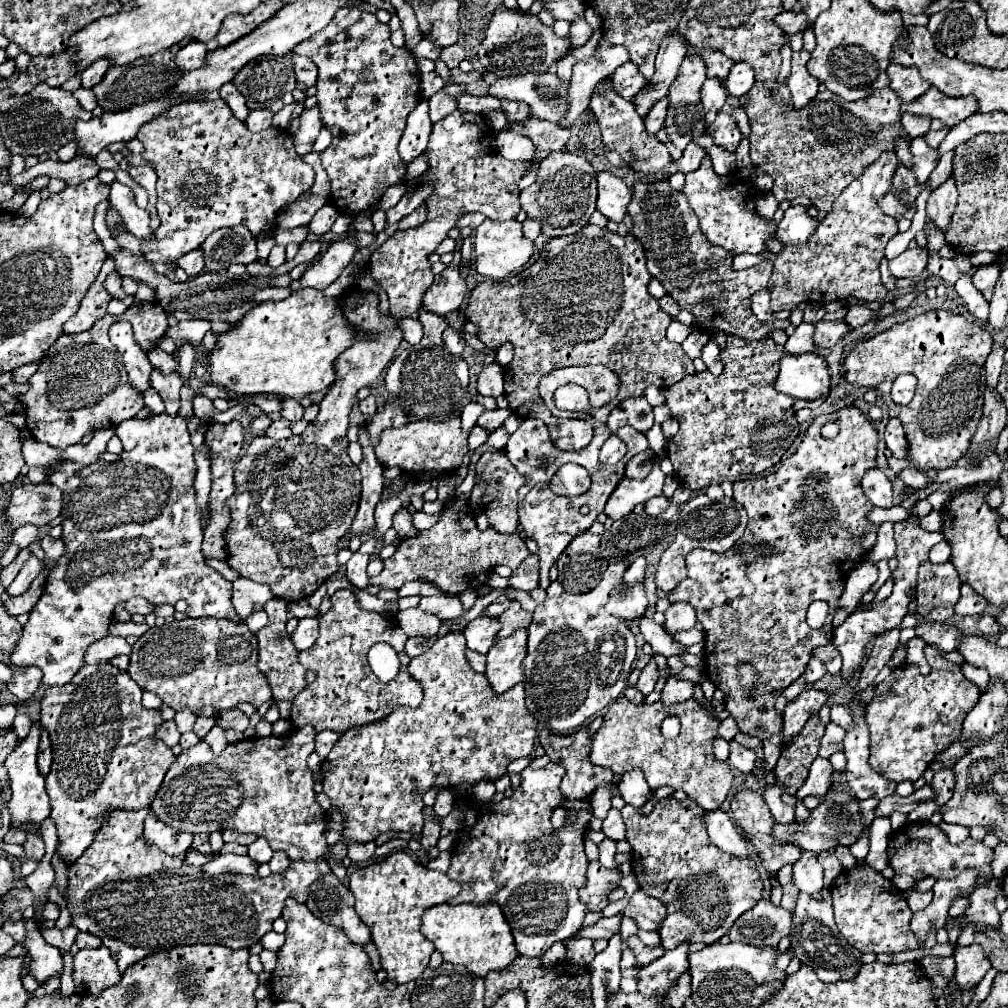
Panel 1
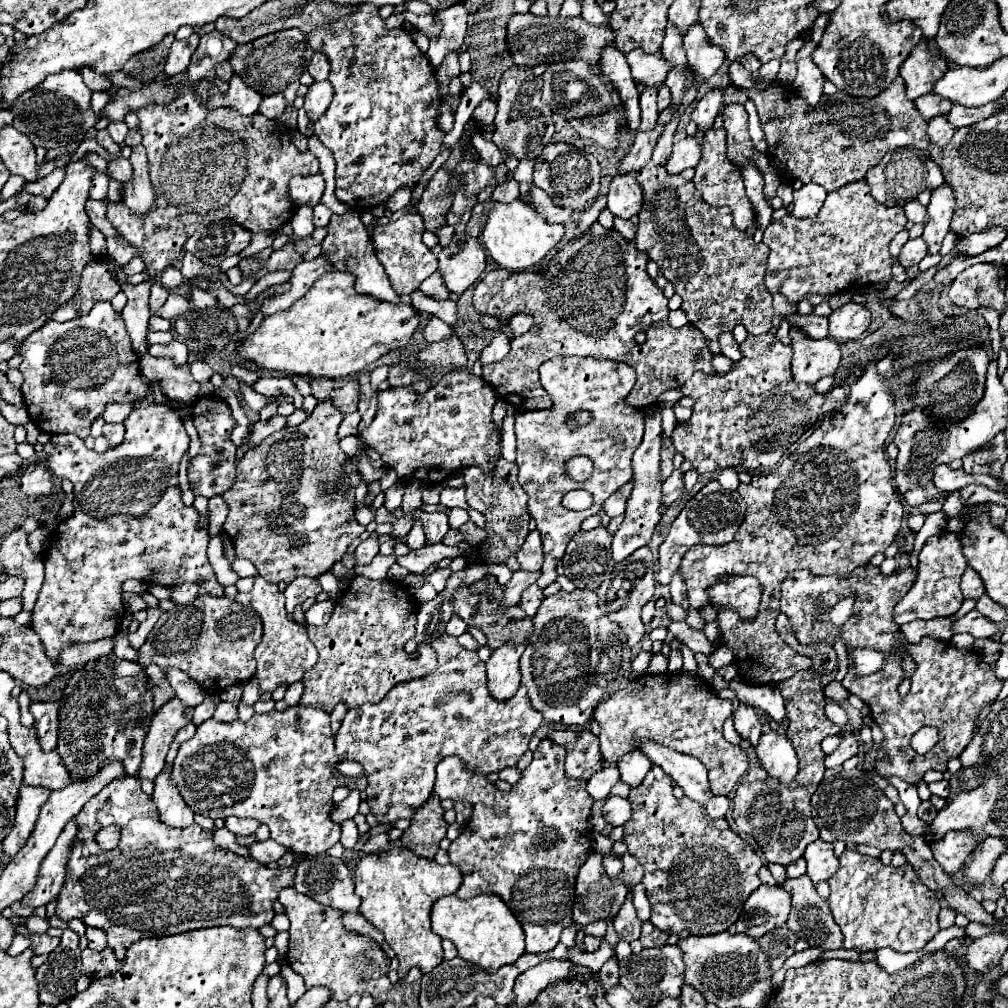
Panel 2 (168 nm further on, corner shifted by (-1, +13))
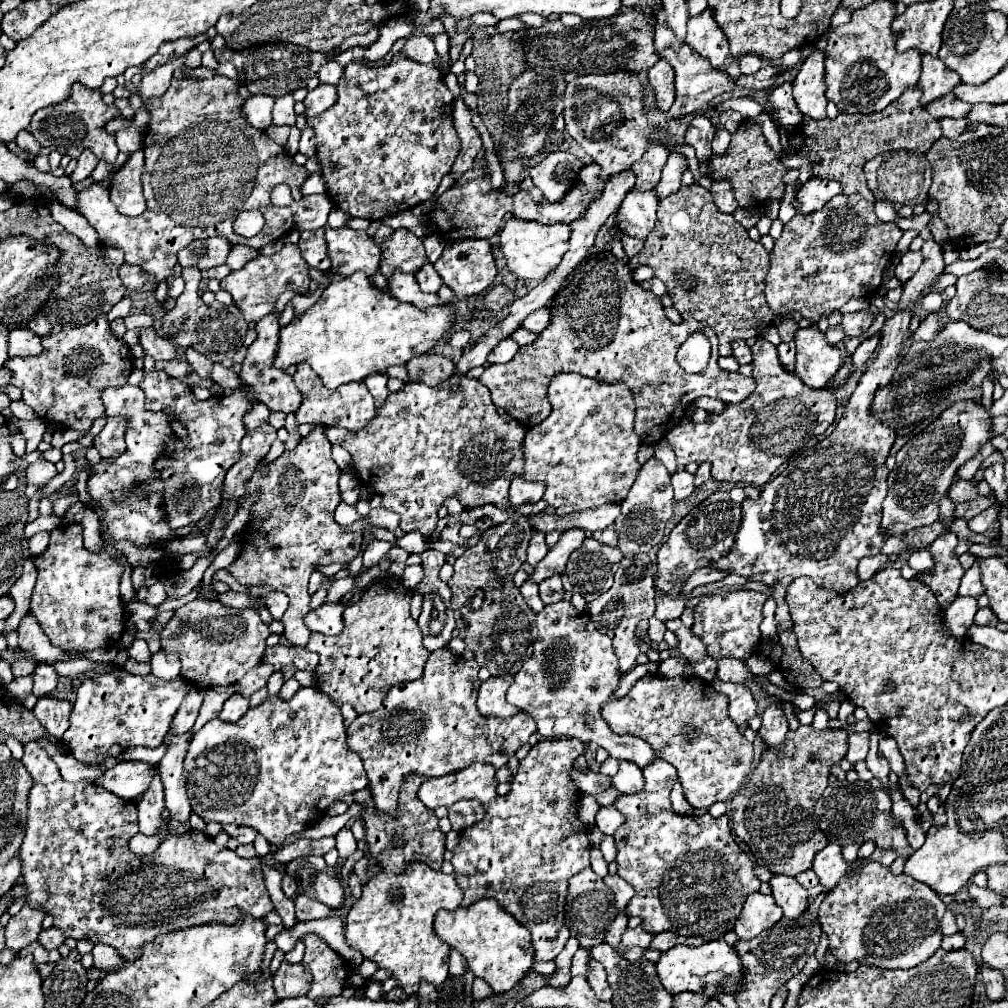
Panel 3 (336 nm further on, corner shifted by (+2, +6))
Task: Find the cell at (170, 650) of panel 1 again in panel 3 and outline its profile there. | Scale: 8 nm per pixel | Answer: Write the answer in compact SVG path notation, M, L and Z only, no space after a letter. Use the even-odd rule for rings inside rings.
M194 599L178 607L174 617L166 623L162 631L162 649L170 651L170 643L174 643L174 651L182 661L184 679L196 681L196 685L202 687L232 685L260 663L268 635L268 625L252 607L230 609L216 599Z

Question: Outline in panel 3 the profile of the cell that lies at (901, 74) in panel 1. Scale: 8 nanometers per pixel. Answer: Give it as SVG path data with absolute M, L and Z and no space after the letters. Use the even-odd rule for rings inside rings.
M922 55L922 77L918 81L918 85L922 87L922 105L932 103L934 99L940 99L948 93L952 93L952 89L956 85L960 85L960 77L950 71L942 59L930 57L930 55Z

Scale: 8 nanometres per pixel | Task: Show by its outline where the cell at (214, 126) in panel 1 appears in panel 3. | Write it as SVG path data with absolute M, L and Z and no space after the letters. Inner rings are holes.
M214 75L212 79L200 79L200 81L174 77L166 95L150 99L146 103L146 107L152 113L148 131L144 135L146 165L144 165L142 181L144 181L144 197L148 203L146 211L138 217L126 217L118 213L118 209L108 199L108 189L98 183L78 191L76 211L80 211L80 215L84 215L90 221L90 225L98 231L100 241L104 245L124 249L126 253L124 261L140 265L148 275L154 277L157 284L168 279L168 275L172 273L178 251L196 239L220 235L234 245L240 243L252 249L260 249L272 241L278 241L294 227L290 207L274 207L270 203L270 193L278 183L286 183L292 191L292 197L302 199L300 187L306 181L308 171L304 167L298 167L292 161L292 157L278 143L274 143L264 131L250 127L250 123L242 119L242 103L244 99L238 95L238 83L228 77ZM246 209L258 209L266 219L264 229L252 239L240 237L232 229L234 219Z

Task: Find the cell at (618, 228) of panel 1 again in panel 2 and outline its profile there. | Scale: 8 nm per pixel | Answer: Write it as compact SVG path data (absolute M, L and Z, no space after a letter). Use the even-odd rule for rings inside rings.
M633 216L633 218L629 218L629 220L615 218L615 230L621 232L627 240L633 240L633 238L635 238L635 232L637 232L637 222L639 222L637 216Z

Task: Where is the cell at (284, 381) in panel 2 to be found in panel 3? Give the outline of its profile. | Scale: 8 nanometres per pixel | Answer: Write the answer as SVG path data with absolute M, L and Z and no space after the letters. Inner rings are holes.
M262 403L254 405L254 409L252 409L250 413L246 413L246 417L244 417L244 421L246 421L246 429L248 429L248 431L258 429L262 423L268 421L268 417L270 417L270 411L268 411Z

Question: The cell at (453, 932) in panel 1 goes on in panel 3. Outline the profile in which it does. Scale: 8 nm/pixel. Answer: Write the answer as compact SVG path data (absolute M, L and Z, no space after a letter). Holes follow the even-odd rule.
M482 899L466 909L460 907L456 911L442 909L434 919L434 929L442 941L466 957L472 973L482 977L496 993L510 991L526 975L534 961L530 931L518 925L518 921L494 899Z

